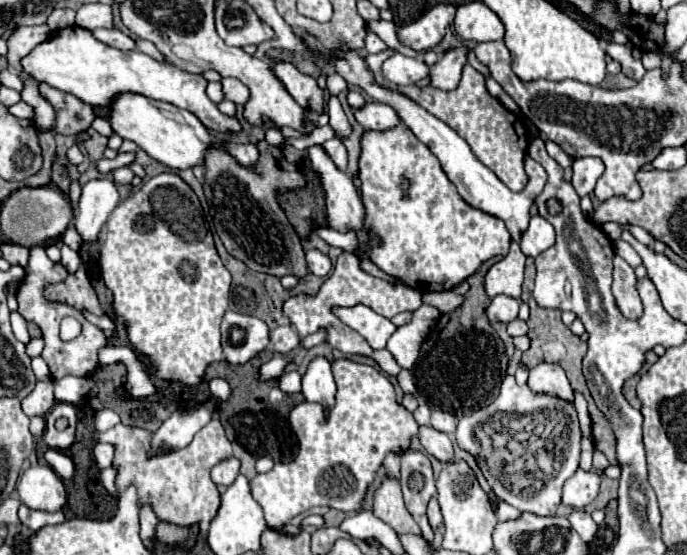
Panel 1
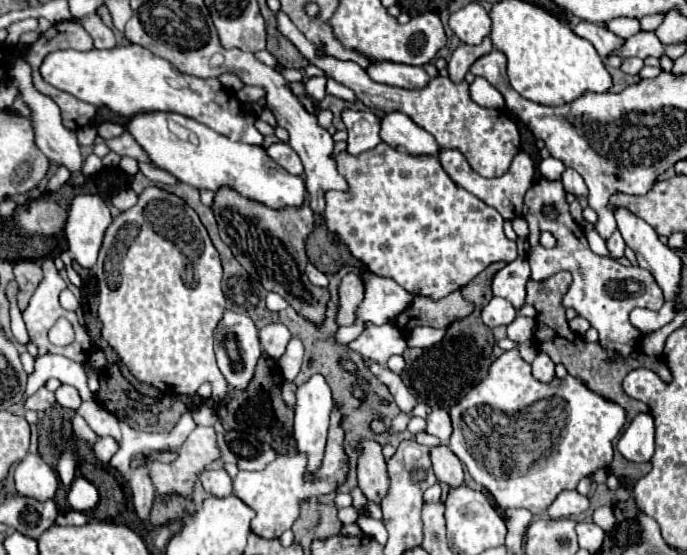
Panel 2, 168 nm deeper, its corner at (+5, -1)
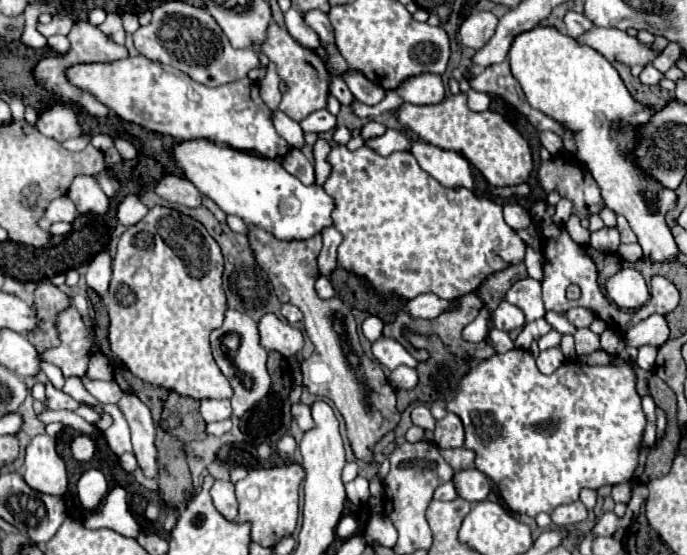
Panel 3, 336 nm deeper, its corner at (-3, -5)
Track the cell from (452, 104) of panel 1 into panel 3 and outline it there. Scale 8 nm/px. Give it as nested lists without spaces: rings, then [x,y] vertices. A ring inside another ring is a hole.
[[[466,92],[450,94],[440,104],[418,106],[402,102],[396,108],[396,118],[402,126],[416,132],[422,140],[462,154],[494,186],[516,184],[520,180],[526,180],[532,172],[530,146],[520,136],[520,132],[498,112],[472,112],[466,104]]]

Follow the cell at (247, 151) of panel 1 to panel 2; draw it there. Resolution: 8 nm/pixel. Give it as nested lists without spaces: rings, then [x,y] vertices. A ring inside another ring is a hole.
[[[152,112],[148,116],[136,116],[136,120],[130,120],[128,132],[148,152],[158,168],[170,172],[180,182],[190,184],[198,190],[204,188],[218,192],[220,188],[232,188],[240,196],[264,204],[272,210],[282,210],[288,206],[300,208],[304,204],[306,184],[302,176],[286,172],[266,154],[264,148],[232,142],[192,118],[180,114]]]

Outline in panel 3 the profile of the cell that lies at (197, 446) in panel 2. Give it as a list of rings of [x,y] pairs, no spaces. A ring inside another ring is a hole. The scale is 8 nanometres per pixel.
[[[230,420],[212,422],[212,424],[206,424],[206,434],[210,434],[210,436],[222,436],[222,434],[226,434],[230,428],[232,428],[232,422],[230,422]]]

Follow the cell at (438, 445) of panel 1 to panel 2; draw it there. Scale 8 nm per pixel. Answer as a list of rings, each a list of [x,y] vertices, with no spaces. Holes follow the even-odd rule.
[[[436,446],[430,454],[438,482],[444,482],[450,488],[464,484],[464,466],[448,446]]]

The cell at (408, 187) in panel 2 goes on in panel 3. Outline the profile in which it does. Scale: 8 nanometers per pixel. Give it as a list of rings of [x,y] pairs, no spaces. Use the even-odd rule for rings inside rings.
[[[334,146],[332,152],[328,154],[328,162],[332,166],[332,174],[324,184],[324,190],[328,192],[328,196],[332,196],[336,208],[332,212],[332,220],[334,226],[340,230],[342,234],[342,244],[338,246],[338,264],[358,276],[364,276],[372,282],[372,286],[382,292],[382,294],[398,294],[400,298],[414,298],[418,294],[436,294],[442,300],[456,300],[464,294],[474,292],[484,278],[488,278],[494,272],[500,272],[512,264],[520,264],[524,262],[524,252],[526,246],[522,242],[522,238],[504,222],[504,214],[502,214],[502,206],[490,198],[478,198],[474,192],[468,192],[466,188],[444,188],[438,180],[432,180],[432,176],[428,176],[428,172],[424,172],[418,164],[416,158],[410,152],[392,152],[390,156],[378,156],[376,152],[368,150],[366,146],[350,152],[346,146]]]

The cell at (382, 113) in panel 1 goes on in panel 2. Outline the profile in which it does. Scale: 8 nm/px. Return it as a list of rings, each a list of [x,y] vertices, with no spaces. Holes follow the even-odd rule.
[[[392,112],[382,118],[380,136],[388,146],[410,156],[438,156],[440,152],[440,144],[434,136],[416,126],[402,112]]]

